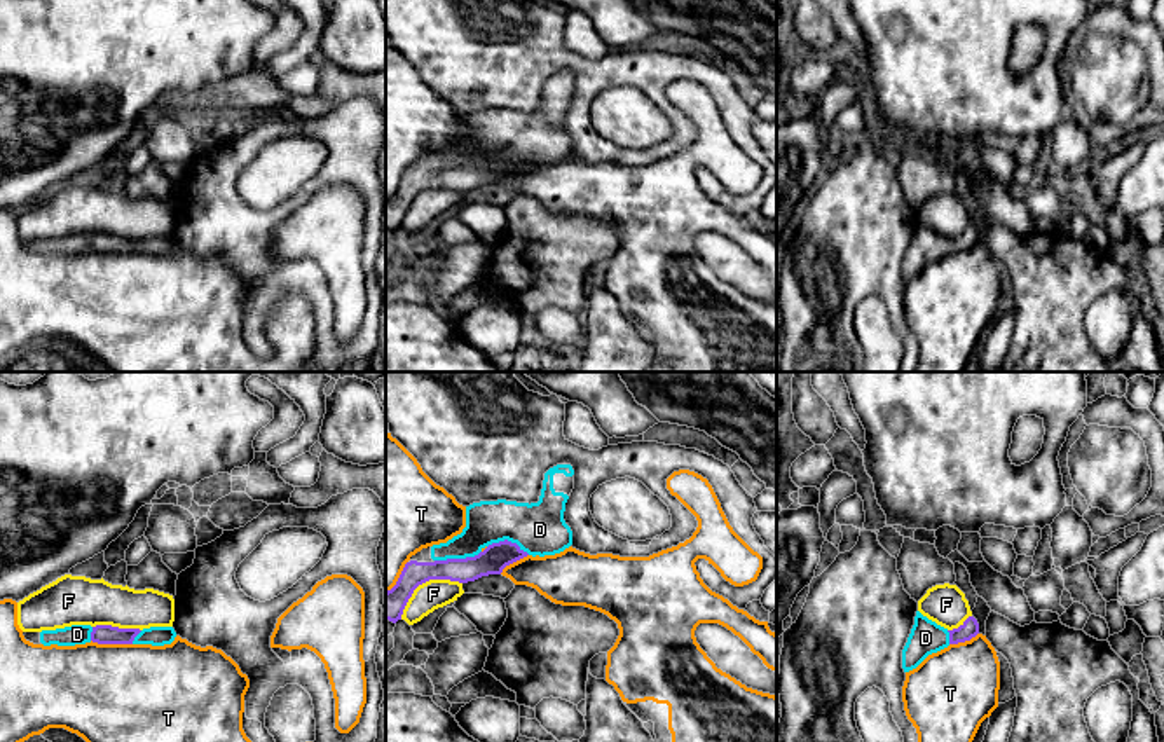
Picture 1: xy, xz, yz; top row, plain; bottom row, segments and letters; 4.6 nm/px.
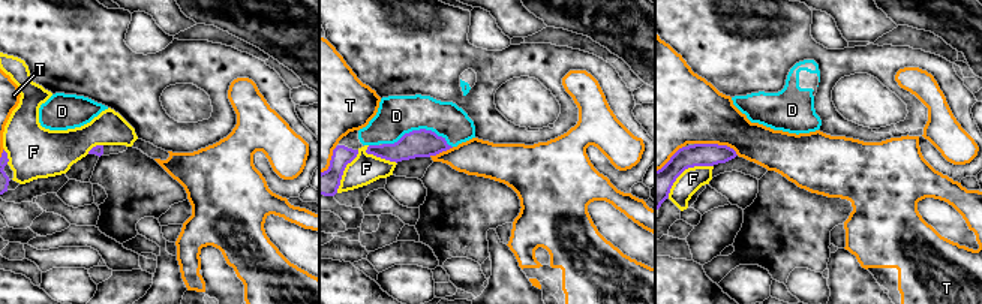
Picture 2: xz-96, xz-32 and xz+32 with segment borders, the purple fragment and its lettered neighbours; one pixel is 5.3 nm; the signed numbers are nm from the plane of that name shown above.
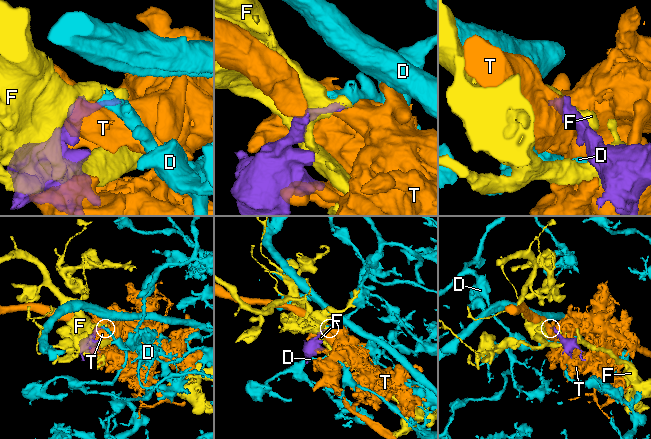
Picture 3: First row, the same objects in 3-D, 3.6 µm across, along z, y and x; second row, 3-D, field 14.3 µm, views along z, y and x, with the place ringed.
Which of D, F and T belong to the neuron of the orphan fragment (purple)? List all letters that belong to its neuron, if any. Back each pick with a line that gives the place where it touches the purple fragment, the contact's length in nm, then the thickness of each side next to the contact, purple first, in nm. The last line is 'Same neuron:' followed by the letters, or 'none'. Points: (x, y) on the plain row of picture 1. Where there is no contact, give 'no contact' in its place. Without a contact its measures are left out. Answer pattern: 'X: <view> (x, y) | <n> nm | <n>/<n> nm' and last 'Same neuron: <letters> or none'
D: xz (458, 168) | 220 nm | 120/200 nm
Same neuron: D

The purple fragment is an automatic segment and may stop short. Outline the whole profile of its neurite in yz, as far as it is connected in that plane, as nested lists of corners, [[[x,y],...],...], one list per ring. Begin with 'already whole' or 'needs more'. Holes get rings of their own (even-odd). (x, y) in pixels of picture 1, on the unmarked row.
needs more | [[[916,220],[914,234],[902,258],[902,278],[916,278],[928,264],[937,262],[949,253],[970,250],[979,243],[979,232],[969,225],[958,237],[948,239]]]

